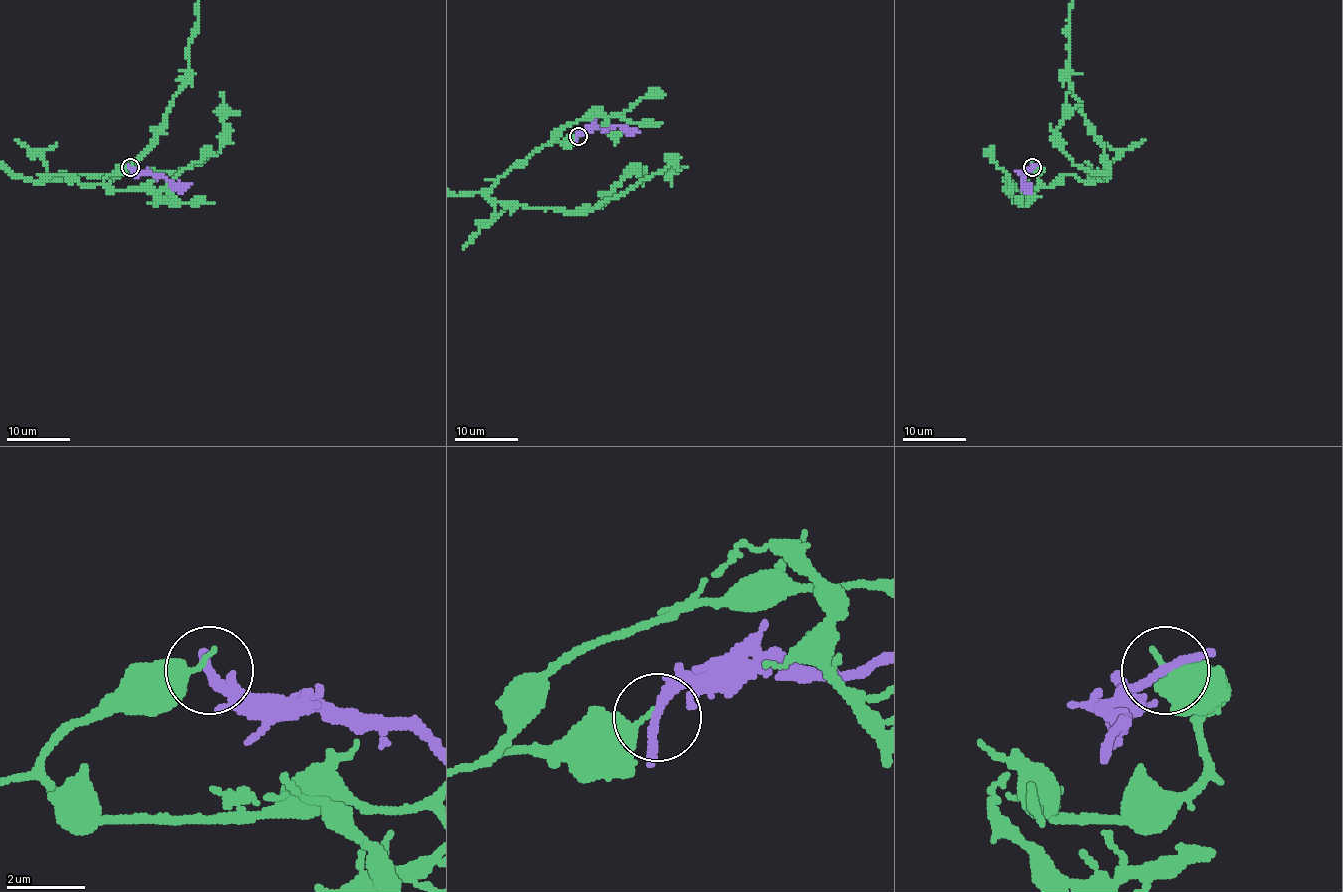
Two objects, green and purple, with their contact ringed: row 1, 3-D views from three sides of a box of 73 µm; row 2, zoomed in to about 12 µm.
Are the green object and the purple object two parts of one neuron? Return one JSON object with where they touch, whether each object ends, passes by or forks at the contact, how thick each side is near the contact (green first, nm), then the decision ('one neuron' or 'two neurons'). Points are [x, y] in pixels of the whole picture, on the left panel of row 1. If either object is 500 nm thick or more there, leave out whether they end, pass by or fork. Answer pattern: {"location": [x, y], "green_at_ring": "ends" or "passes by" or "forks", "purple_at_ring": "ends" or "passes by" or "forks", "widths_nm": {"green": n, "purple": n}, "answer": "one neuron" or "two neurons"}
{"location": [130, 167], "green_at_ring": "ends", "purple_at_ring": "passes by", "widths_nm": {"green": 320, "purple": 200}, "answer": "two neurons"}

